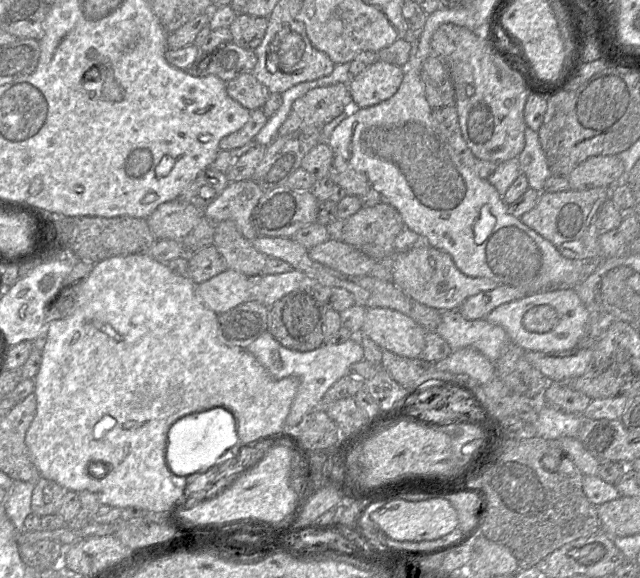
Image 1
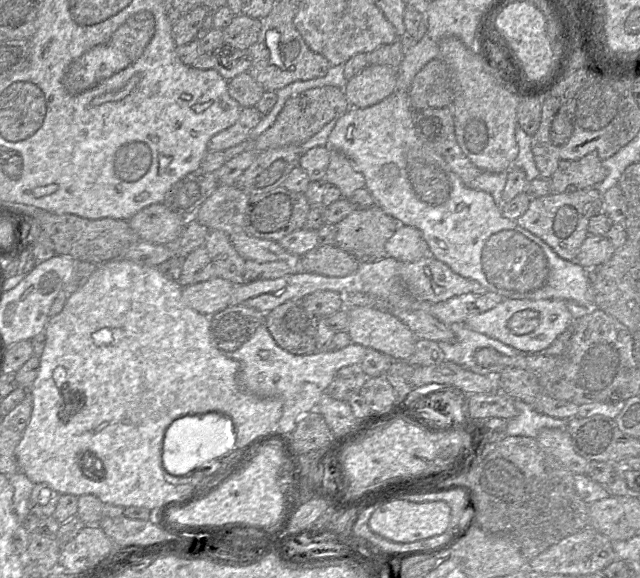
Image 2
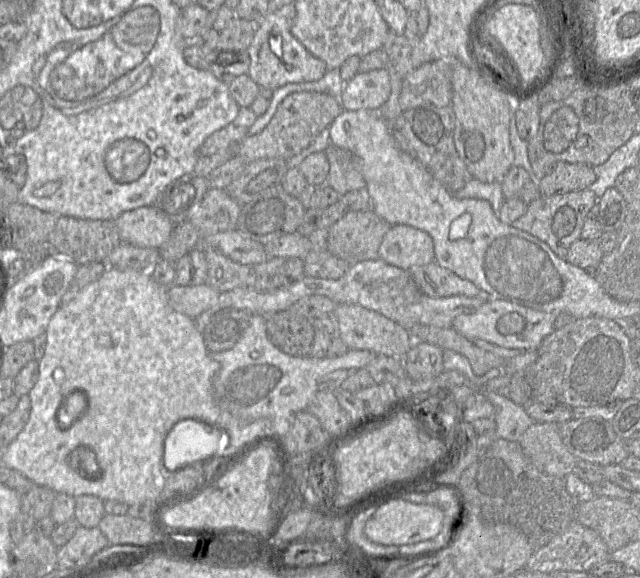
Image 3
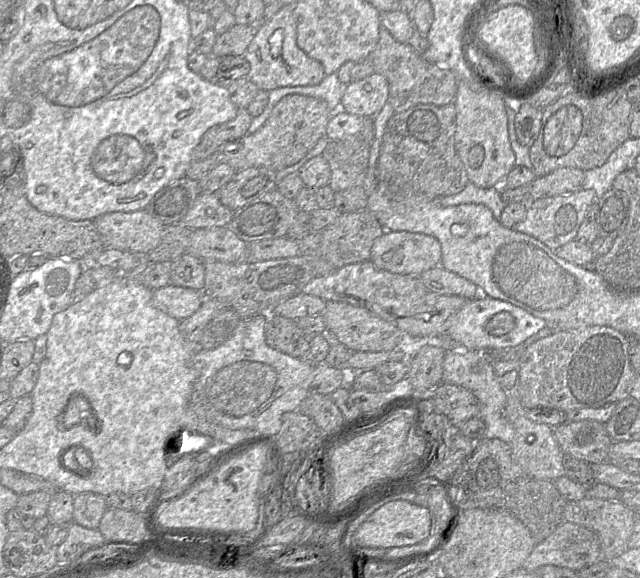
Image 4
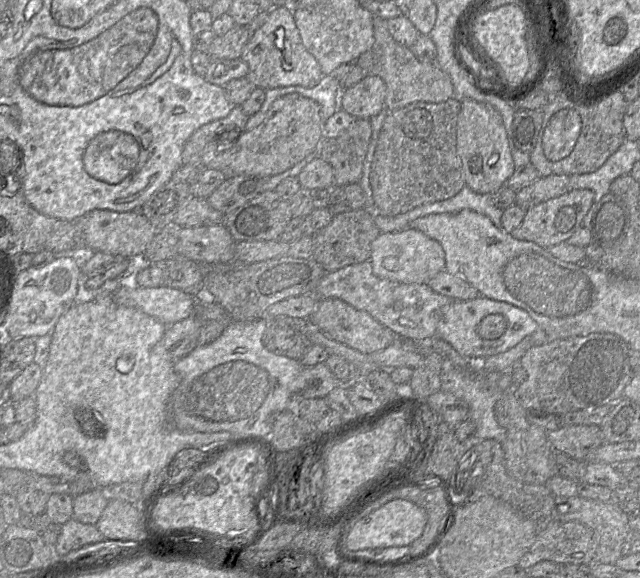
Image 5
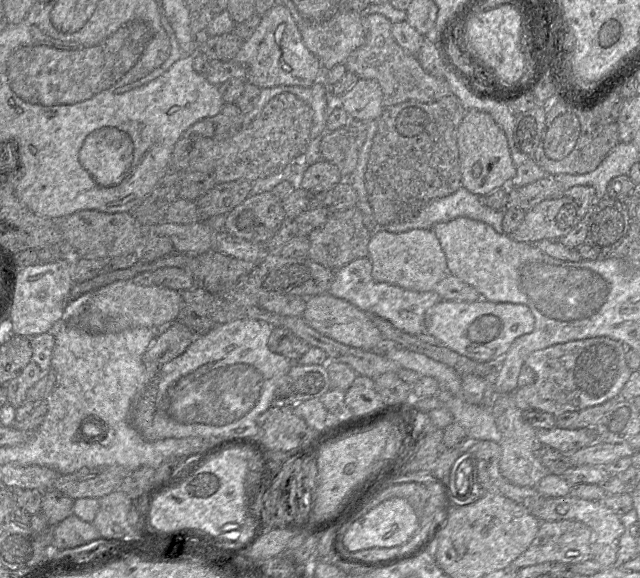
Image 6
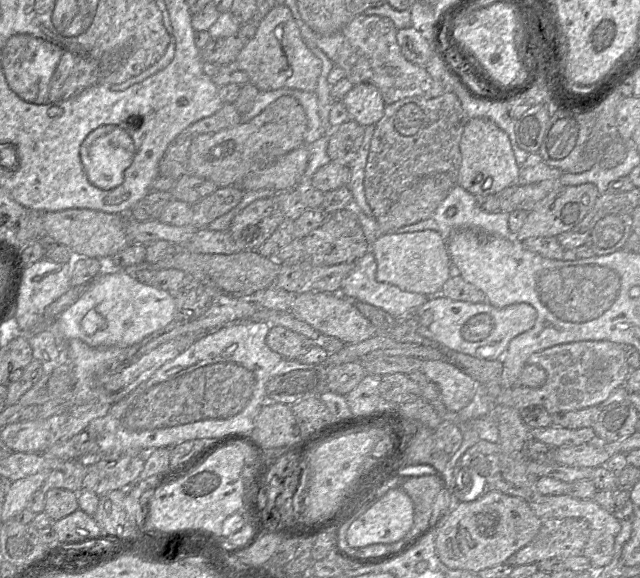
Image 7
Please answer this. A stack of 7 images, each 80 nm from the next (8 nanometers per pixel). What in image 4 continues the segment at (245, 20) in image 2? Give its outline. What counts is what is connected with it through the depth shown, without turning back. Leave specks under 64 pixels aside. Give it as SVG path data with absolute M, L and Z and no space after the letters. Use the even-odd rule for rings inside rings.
M235 23L229 30L217 36L212 55L243 56L255 36L256 27L257 25Z

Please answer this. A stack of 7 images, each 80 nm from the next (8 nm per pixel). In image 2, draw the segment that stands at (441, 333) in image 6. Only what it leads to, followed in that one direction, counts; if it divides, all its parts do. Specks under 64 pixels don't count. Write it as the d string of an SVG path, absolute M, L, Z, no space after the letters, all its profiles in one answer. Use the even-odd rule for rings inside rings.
M504 299L492 309L471 316L464 323L520 352L539 353L548 348L574 321L568 302L561 299Z

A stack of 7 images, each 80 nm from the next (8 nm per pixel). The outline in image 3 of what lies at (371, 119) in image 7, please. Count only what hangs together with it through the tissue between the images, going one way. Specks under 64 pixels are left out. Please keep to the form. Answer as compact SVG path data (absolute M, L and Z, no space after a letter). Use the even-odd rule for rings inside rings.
M386 68L357 73L343 87L341 105L344 110L379 110L391 92Z

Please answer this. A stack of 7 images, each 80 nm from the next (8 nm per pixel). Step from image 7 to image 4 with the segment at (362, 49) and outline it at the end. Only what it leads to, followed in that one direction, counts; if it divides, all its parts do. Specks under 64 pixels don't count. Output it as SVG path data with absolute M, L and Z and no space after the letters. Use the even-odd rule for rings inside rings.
M381 27L378 43L368 58L374 73L384 76L388 82L388 101L395 113L418 104L443 106L454 102L458 85L455 74L443 65L426 61L408 43L397 41L386 28Z

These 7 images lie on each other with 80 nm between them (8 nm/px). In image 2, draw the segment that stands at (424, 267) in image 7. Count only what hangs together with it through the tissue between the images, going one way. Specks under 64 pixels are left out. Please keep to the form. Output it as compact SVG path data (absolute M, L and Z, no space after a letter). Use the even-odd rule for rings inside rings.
M399 225L385 244L386 255L401 263L414 262L429 255L428 245L421 232L411 226Z

